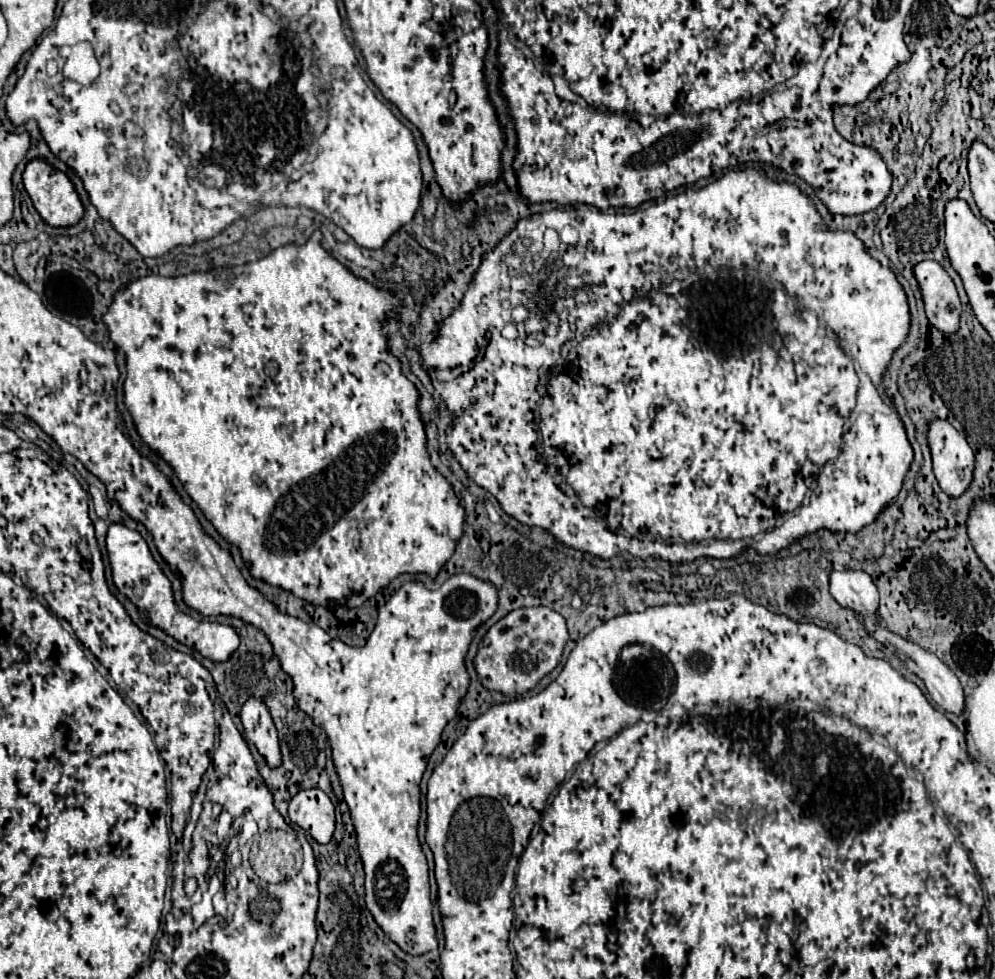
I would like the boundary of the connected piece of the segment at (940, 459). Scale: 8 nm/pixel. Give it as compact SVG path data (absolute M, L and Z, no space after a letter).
M930 420L926 440L940 488L948 496L960 496L970 486L974 470L974 452L966 438L946 420Z

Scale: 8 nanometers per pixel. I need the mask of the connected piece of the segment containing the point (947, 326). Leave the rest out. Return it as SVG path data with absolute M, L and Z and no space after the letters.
M934 260L918 262L912 272L922 292L928 322L940 332L956 332L962 304L952 278Z

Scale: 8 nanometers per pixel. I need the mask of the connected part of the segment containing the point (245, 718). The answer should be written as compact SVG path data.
M250 698L242 706L240 720L244 724L246 738L254 742L258 752L264 756L266 764L270 768L278 768L282 764L280 742L278 742L278 734L276 734L274 722L272 722L270 712L264 706L264 702L258 700L258 698Z

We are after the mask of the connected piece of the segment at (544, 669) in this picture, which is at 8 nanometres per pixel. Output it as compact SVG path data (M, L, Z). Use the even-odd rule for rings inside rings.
M546 606L518 608L498 620L486 634L474 656L474 668L488 690L506 696L518 696L532 690L548 672L552 672L562 658L564 644L568 642L566 620Z

